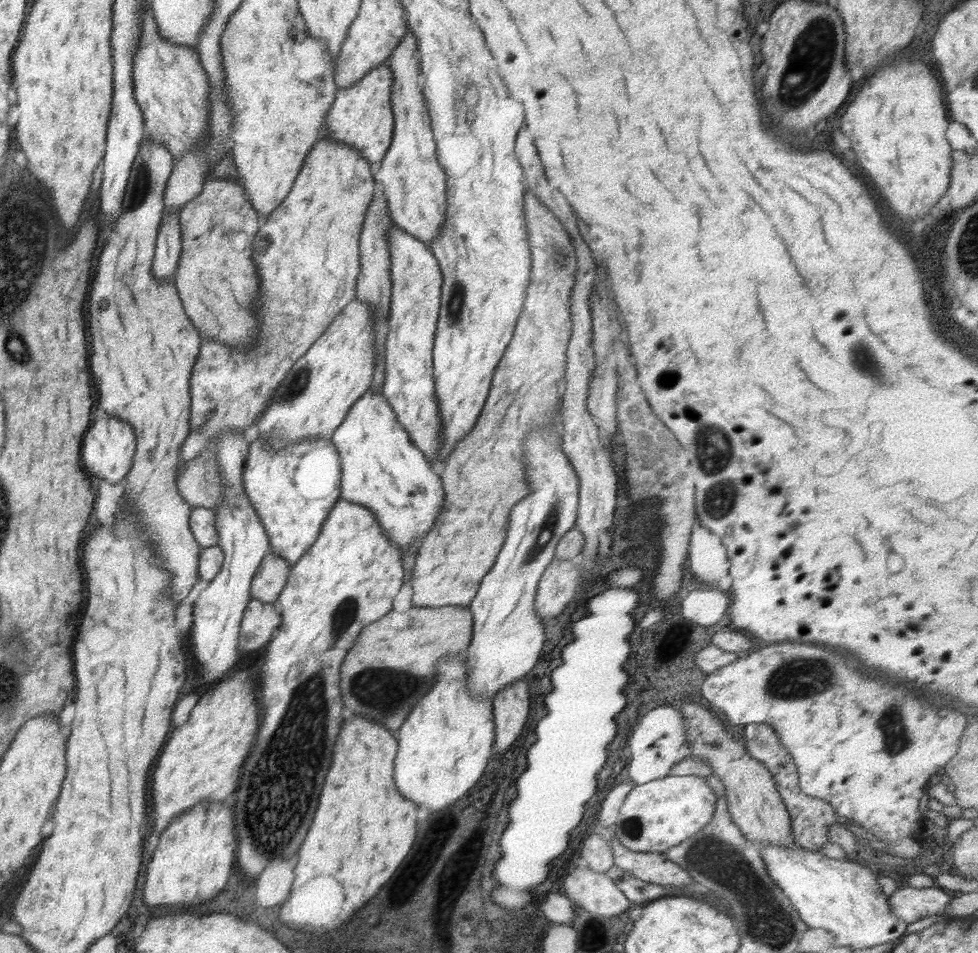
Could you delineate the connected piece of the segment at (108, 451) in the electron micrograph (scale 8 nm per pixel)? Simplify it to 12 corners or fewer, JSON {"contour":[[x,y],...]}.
{"contour":[[99,412],[85,437],[92,477],[122,484],[133,466],[133,427]]}

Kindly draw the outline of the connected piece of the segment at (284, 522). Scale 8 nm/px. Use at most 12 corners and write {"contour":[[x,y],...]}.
{"contour":[[330,439],[249,444],[242,480],[292,569],[340,498]]}

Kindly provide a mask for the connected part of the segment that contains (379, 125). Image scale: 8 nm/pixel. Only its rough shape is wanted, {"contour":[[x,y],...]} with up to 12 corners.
{"contour":[[382,63],[338,88],[325,134],[382,162],[394,75]]}

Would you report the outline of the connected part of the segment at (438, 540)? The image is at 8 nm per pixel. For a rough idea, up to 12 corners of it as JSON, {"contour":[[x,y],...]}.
{"contour":[[524,194],[530,285],[411,606],[470,606],[530,486],[523,439],[563,398],[578,260]]}

